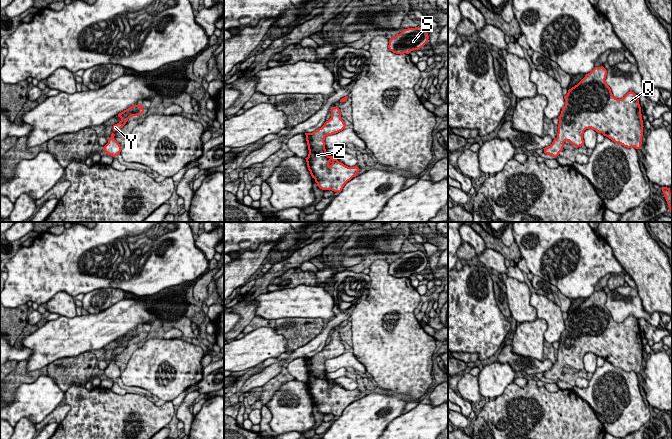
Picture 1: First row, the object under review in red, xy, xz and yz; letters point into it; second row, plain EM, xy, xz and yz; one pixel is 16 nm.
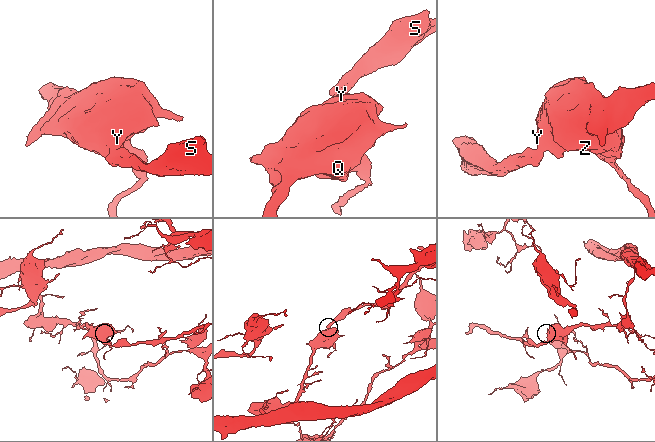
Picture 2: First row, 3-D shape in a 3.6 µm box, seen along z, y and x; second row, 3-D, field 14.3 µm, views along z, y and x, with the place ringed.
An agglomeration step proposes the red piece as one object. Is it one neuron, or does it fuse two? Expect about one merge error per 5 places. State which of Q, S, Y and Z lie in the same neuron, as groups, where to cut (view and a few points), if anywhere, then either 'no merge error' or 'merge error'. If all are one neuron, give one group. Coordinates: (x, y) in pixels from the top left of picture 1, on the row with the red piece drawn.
groups Q S Y Z; cut none; no merge error

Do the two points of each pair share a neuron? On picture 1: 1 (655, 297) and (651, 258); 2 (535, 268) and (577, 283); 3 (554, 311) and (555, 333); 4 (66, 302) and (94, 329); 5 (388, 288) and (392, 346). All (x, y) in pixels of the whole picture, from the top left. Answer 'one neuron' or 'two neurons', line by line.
1: one neuron
2: one neuron
3: one neuron
4: two neurons
5: one neuron

